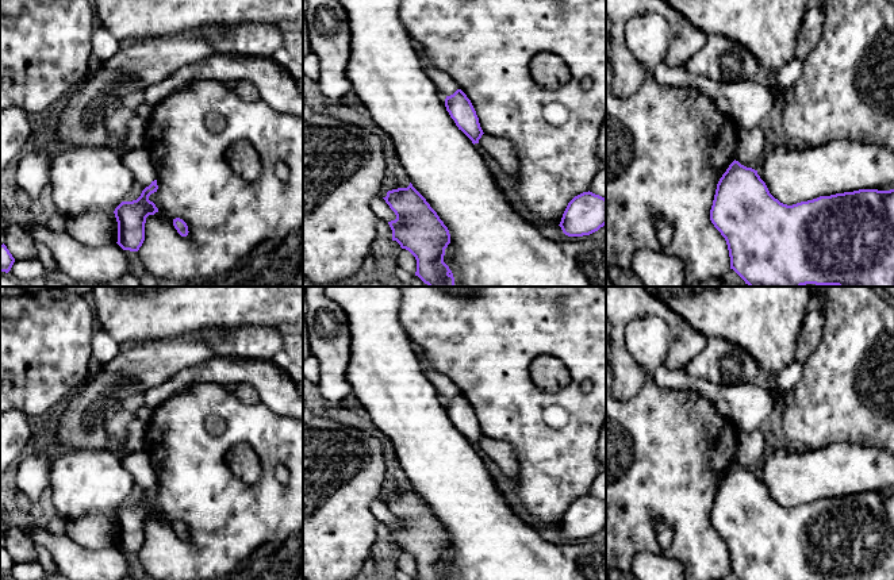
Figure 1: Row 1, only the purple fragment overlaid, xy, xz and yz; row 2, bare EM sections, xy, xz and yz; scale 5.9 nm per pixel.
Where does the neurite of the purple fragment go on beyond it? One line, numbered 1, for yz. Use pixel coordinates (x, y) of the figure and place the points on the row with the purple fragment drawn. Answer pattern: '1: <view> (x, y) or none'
1: none

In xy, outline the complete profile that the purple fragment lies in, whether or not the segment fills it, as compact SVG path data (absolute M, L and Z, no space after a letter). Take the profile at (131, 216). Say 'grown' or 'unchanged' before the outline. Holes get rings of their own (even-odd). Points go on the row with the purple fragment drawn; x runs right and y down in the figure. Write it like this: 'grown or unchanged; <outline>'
unchanged; M157 180L146 187L141 196L133 201L122 201L114 211L118 222L118 245L123 250L138 251L145 241L145 223L149 215L158 212L158 208L149 196L157 192Z

